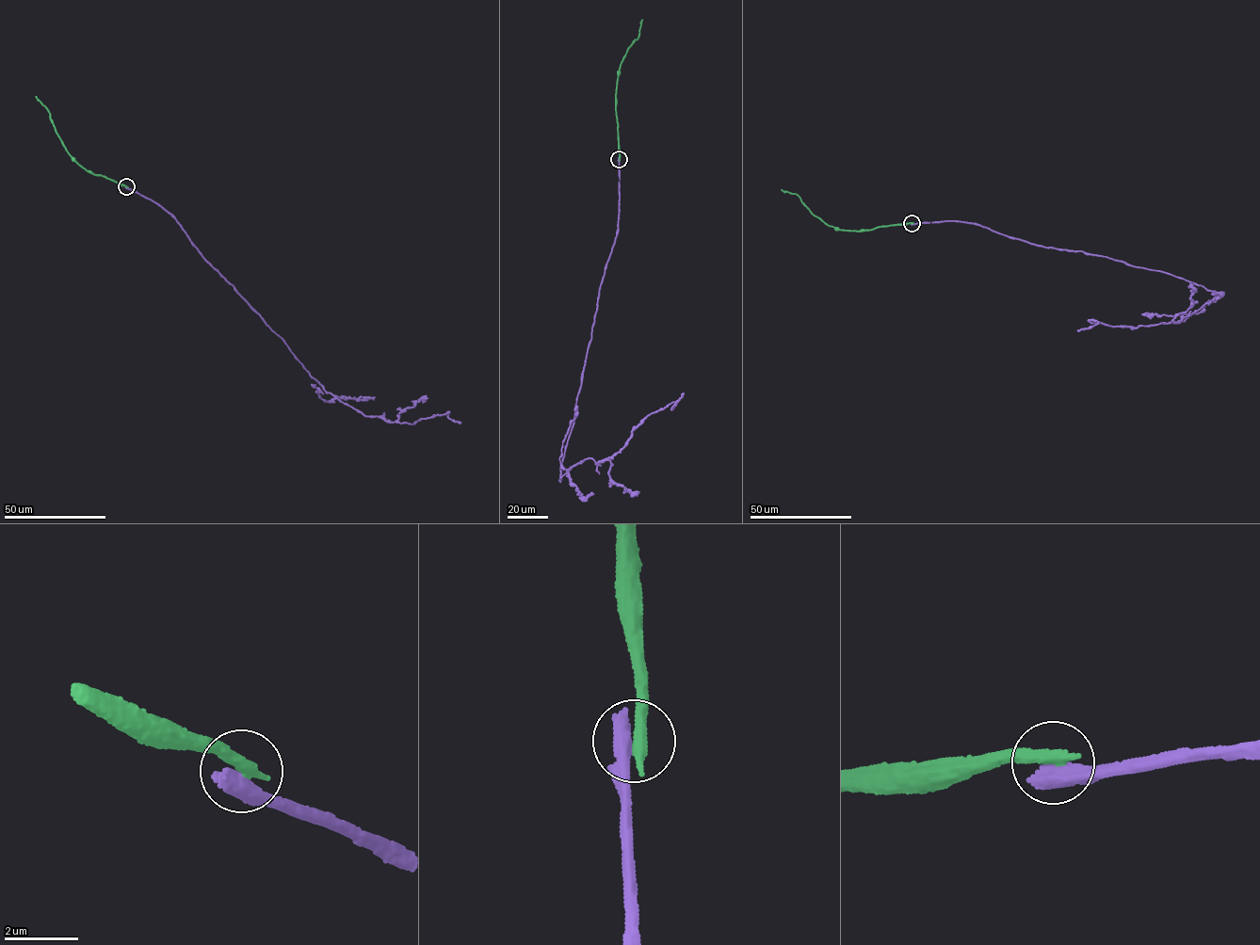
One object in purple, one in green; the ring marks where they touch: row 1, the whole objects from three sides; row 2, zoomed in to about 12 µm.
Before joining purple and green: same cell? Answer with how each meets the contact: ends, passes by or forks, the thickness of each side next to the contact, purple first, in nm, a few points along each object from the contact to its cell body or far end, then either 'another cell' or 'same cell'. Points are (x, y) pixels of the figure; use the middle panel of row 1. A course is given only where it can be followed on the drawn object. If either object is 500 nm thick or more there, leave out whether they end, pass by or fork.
600/400 nm | purple via (619, 159), (617, 233), (560, 479), (585, 459), (620, 452), (644, 418), (673, 408), (684, 392) | green via (619, 159), (616, 98), (618, 72), (626, 52), (638, 37), (642, 20) | another cell

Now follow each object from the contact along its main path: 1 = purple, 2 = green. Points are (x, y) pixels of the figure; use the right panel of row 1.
1: (912, 223), (977, 224), (1216, 293), (1179, 322), (1090, 320), (1098, 323), (1077, 330)
2: (912, 223), (860, 231), (836, 230), (815, 216), (798, 195), (781, 189)

